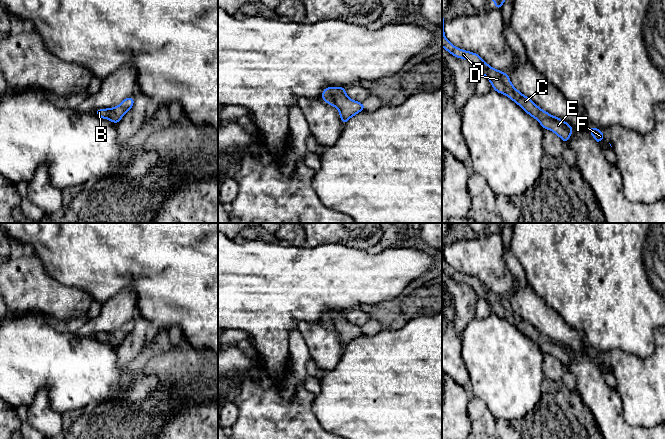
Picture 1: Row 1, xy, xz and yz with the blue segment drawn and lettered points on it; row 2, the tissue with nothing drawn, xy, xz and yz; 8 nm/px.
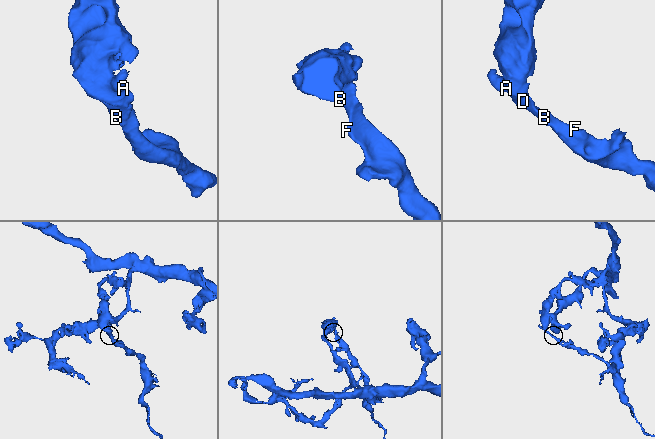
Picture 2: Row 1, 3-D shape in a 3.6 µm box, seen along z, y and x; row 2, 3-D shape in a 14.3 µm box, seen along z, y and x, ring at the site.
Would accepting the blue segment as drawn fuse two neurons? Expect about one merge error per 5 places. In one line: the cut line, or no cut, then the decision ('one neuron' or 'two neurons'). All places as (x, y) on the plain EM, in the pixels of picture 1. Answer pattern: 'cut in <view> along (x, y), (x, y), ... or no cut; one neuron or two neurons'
no cut; one neuron

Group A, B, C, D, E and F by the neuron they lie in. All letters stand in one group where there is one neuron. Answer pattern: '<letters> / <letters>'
A B C D E F

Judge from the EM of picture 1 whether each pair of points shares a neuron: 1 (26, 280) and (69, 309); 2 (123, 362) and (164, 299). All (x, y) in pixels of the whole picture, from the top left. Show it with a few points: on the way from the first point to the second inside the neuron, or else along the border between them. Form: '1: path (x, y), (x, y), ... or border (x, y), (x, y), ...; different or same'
1: path (37, 291), (58, 301); same
2: border (137, 313), (148, 321), (151, 331); different

